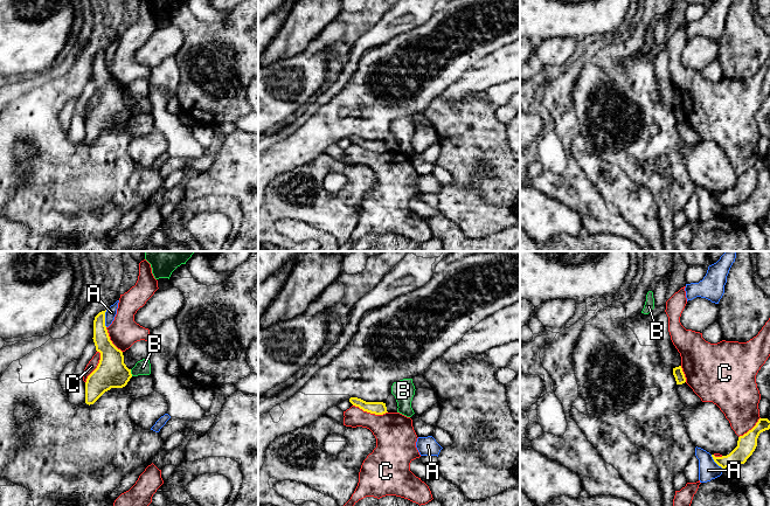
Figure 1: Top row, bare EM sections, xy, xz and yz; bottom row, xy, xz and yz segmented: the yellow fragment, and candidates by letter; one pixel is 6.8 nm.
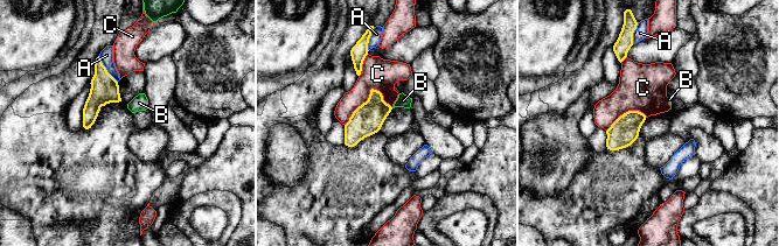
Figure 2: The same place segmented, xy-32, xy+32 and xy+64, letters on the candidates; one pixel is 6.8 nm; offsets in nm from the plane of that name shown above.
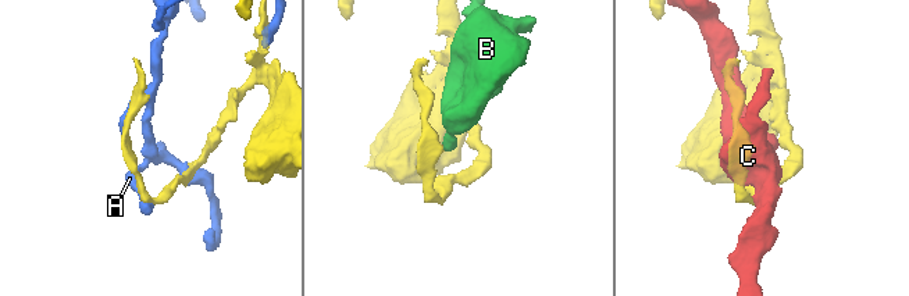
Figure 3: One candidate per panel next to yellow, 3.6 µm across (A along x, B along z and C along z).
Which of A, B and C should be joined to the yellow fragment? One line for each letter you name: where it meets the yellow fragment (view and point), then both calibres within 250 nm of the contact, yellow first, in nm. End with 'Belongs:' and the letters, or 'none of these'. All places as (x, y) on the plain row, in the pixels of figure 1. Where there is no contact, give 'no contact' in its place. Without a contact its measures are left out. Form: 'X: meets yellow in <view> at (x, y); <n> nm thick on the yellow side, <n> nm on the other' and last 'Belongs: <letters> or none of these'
Belongs: none of these

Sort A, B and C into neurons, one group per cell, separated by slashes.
A / B / C

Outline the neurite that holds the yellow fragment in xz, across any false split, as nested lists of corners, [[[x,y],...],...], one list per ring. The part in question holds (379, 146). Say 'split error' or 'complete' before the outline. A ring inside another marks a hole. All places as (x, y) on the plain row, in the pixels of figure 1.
complete; [[[351,136],[349,140],[353,144],[359,145],[363,150],[367,150],[370,152],[383,153],[383,152],[388,151],[386,141],[383,141],[383,140],[366,140],[358,136]]]

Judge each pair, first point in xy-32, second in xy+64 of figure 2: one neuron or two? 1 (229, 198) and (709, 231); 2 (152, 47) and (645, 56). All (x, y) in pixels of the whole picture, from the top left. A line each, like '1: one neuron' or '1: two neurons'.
1: two neurons
2: one neuron

